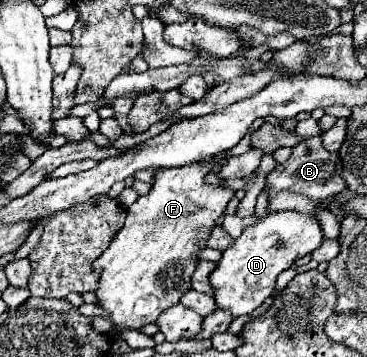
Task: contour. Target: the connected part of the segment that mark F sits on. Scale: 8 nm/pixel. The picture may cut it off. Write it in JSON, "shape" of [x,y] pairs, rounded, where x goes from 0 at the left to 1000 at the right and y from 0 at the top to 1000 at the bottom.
{"shape":[[[569,448],[564,459],[428,476],[406,543],[379,549],[346,583],[341,633],[253,734],[253,751],[270,756],[259,852],[297,874],[313,913],[362,913],[373,924],[411,908],[520,807],[520,768],[537,745],[531,711],[553,695],[575,639],[613,599],[613,577],[635,555],[635,538],[608,527],[608,504],[597,515],[564,515],[553,504],[569,476],[602,476],[602,459],[608,448],[597,459]]]}

